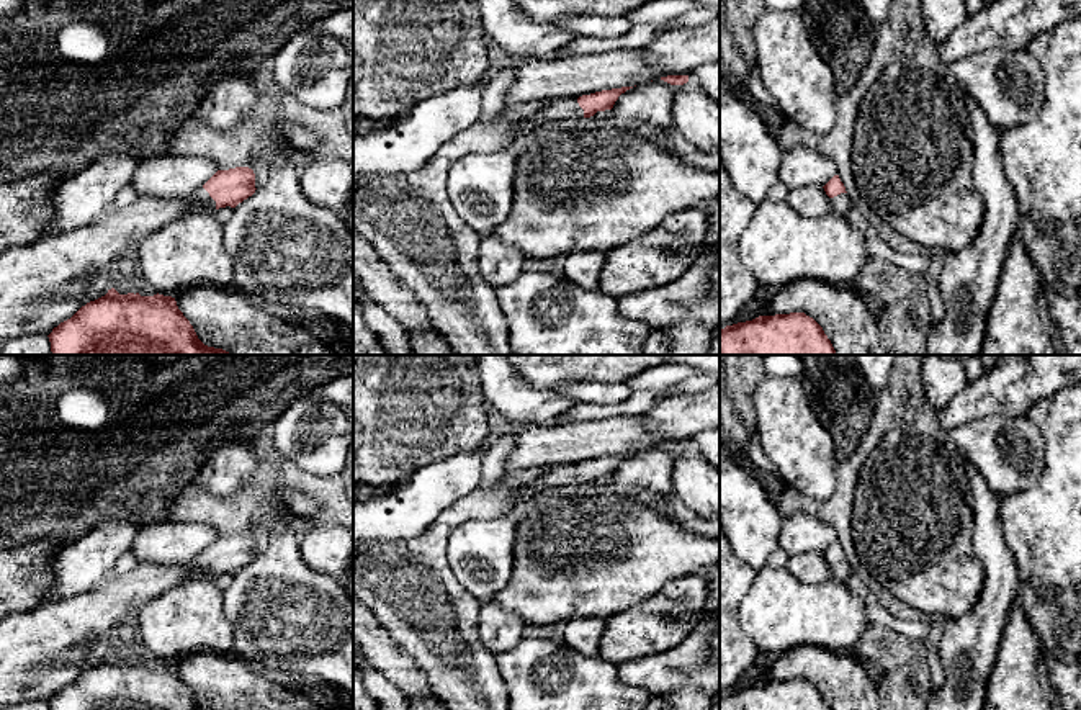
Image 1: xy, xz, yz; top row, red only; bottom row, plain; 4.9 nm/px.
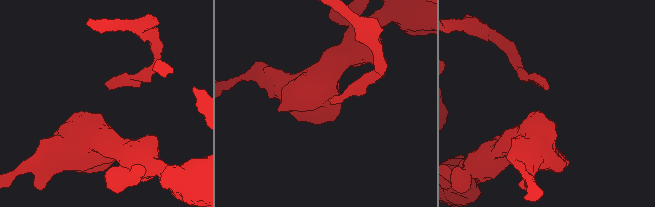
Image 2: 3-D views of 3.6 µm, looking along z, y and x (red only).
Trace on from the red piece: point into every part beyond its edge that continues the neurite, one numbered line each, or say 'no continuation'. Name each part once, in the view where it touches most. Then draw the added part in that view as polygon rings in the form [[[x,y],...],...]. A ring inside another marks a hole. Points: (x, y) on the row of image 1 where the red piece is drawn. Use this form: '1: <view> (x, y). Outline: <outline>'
1: xy (205, 203). Outline: [[[203,186],[195,190],[188,198],[198,204],[198,213],[216,211],[216,201],[209,196],[209,193]]]

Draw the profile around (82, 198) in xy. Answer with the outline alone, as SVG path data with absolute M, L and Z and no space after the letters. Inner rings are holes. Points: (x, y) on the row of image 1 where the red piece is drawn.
M113 152L61 182L47 206L41 237L87 227L113 208L114 196L129 185L139 162Z

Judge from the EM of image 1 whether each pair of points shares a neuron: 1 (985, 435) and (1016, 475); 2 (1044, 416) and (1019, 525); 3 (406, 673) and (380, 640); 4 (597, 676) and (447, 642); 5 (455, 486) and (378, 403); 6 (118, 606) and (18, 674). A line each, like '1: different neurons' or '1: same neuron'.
1: same neuron
2: same neuron
3: same neuron
4: different neurons
5: different neurons
6: same neuron

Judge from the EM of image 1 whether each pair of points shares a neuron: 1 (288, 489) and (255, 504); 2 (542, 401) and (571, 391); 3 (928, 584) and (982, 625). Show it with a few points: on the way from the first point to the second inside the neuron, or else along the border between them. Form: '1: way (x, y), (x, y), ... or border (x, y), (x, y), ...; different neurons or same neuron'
1: way (278, 486), (269, 486), (260, 494); same neuron
2: border (548, 390), (568, 396), (576, 404); different neurons
3: way (941, 586), (968, 614); same neuron

